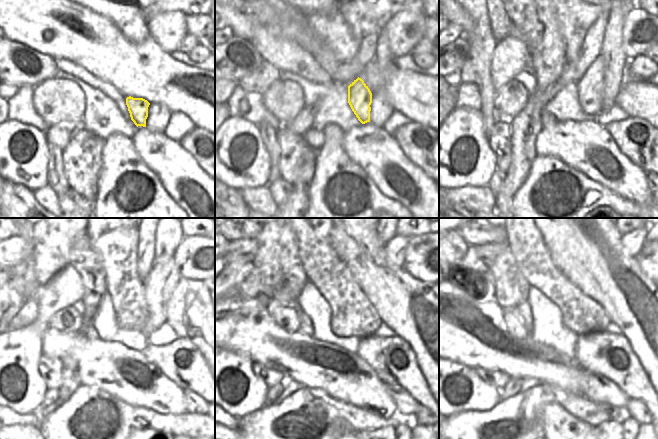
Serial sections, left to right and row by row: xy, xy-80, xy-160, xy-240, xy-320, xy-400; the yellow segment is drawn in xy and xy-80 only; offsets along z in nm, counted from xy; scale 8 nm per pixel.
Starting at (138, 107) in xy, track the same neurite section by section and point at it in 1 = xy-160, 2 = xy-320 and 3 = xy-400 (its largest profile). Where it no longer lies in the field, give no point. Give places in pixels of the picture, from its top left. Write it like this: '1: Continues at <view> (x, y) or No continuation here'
1: Continues at xy-160 (590, 88)
2: Continues at xy-320 (394, 251)
3: Continues at xy-400 (632, 242).

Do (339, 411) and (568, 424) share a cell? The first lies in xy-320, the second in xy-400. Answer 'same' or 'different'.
different

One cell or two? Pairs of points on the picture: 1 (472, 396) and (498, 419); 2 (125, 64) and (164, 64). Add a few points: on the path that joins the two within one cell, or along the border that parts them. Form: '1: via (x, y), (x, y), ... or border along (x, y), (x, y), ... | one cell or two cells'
1: border along (500, 400), (488, 409), (464, 412) | two cells
2: via (135, 64), (154, 64) | one cell

